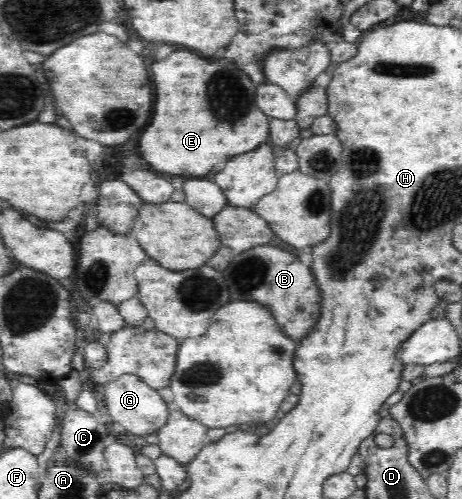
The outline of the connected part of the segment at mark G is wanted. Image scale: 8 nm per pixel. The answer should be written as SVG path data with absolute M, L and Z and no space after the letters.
M118 375L114 380L103 384L100 388L100 403L107 409L114 422L123 425L128 438L149 436L156 433L166 422L168 416L167 404L157 393L136 375Z

